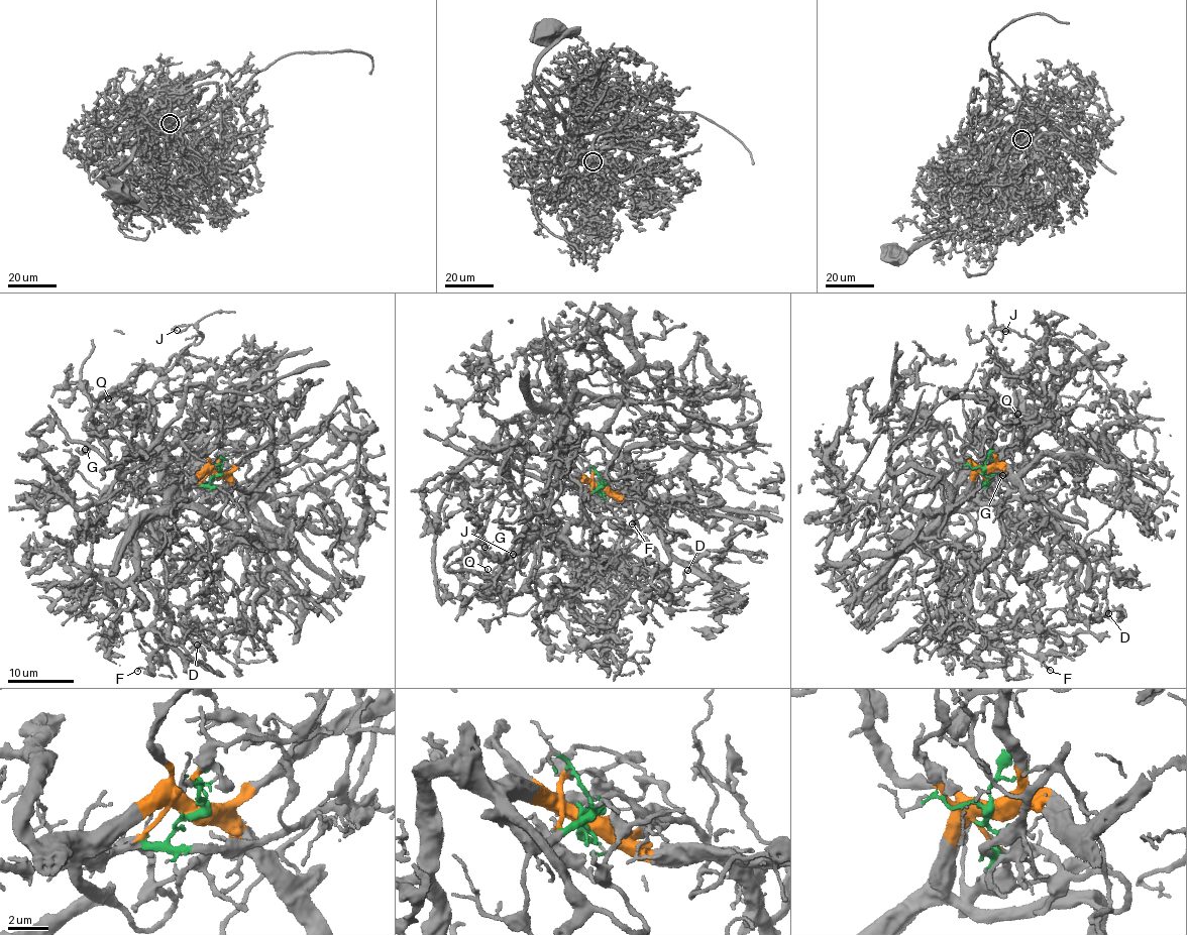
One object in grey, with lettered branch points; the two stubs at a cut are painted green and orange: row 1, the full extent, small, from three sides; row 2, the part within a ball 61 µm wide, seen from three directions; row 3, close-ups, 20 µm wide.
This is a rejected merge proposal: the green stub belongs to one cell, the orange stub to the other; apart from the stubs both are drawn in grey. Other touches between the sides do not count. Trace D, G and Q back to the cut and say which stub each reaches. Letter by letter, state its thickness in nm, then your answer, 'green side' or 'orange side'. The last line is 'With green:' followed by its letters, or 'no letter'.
D: calibre 170 nm; orange side
G: calibre 190 nm; orange side
Q: calibre 140 nm; orange side
With green: no letter

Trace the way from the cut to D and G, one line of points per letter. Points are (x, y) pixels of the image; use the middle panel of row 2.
D: (603, 485), (546, 449), (601, 440), (624, 463), (651, 584), (674, 591), (687, 570)
G: (603, 485), (545, 474), (540, 507), (493, 481), (475, 507), (484, 548)

